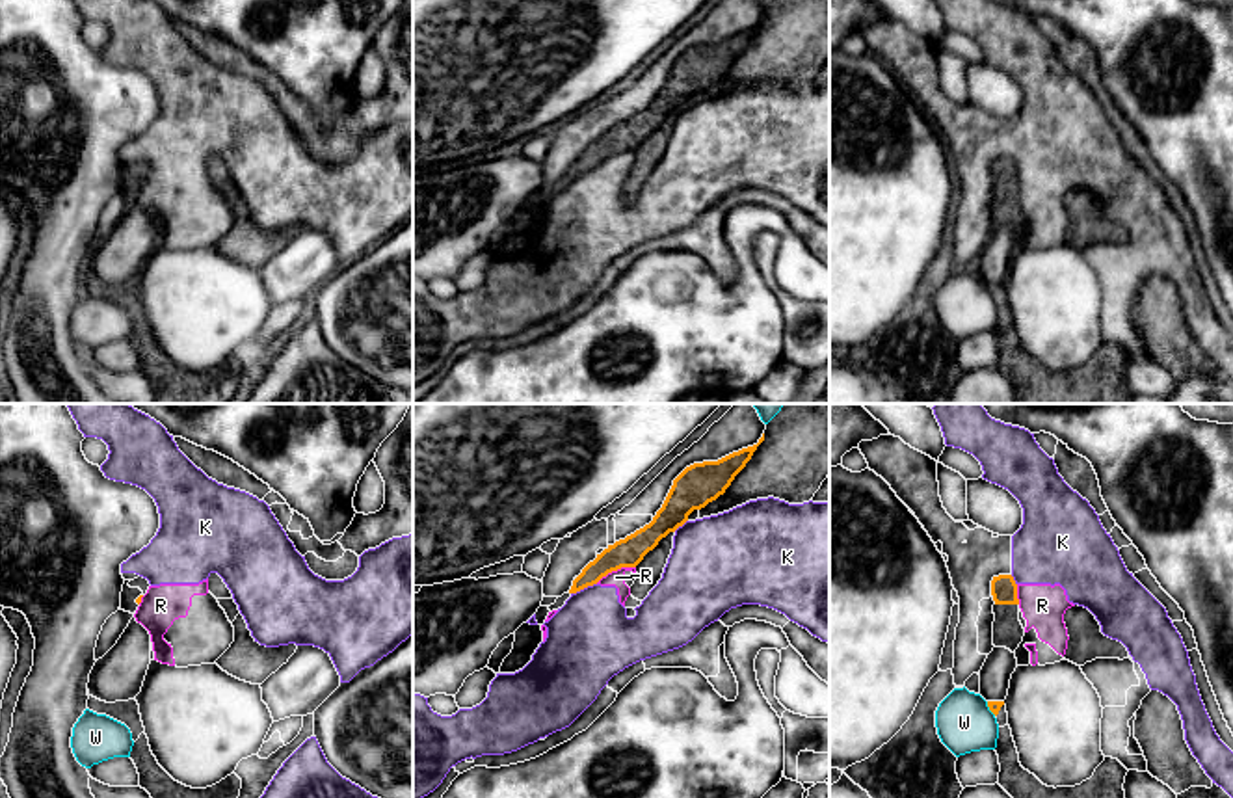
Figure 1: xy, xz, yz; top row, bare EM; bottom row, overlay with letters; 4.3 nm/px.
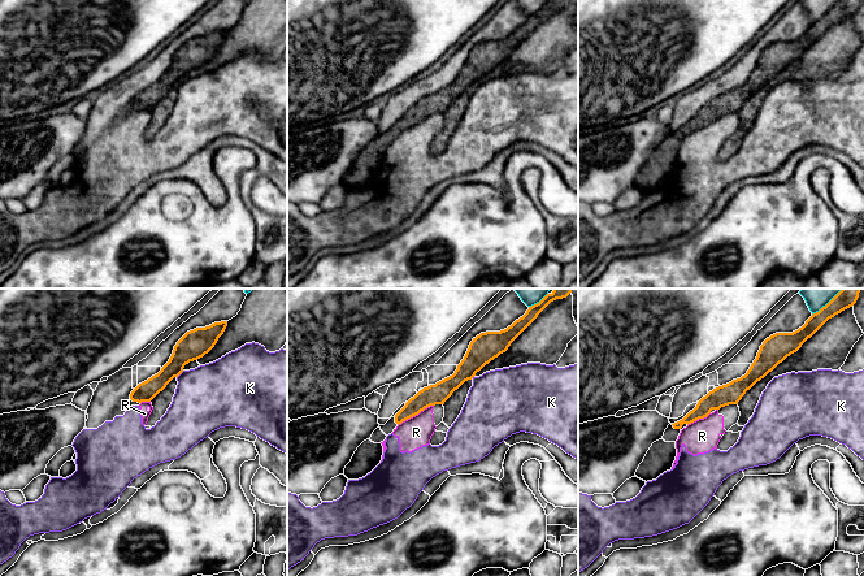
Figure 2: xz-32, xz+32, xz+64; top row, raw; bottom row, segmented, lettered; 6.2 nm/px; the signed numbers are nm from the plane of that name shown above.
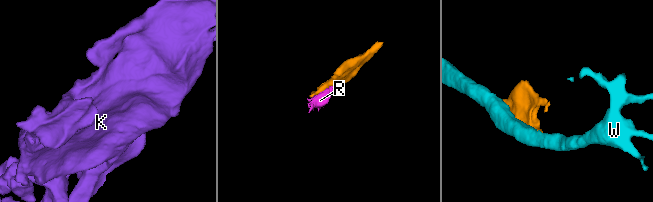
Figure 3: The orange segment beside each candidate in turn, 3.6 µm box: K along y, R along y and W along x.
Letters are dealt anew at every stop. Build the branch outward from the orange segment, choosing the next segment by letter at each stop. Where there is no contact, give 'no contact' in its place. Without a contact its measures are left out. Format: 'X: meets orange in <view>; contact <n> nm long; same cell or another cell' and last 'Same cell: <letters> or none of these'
K: meets orange in xz; contact 120 nm long; another cell
R: meets orange in xz; contact 190 nm long; another cell
W: meets orange in yz; contact 80 nm long; another cell
Same cell: none of these

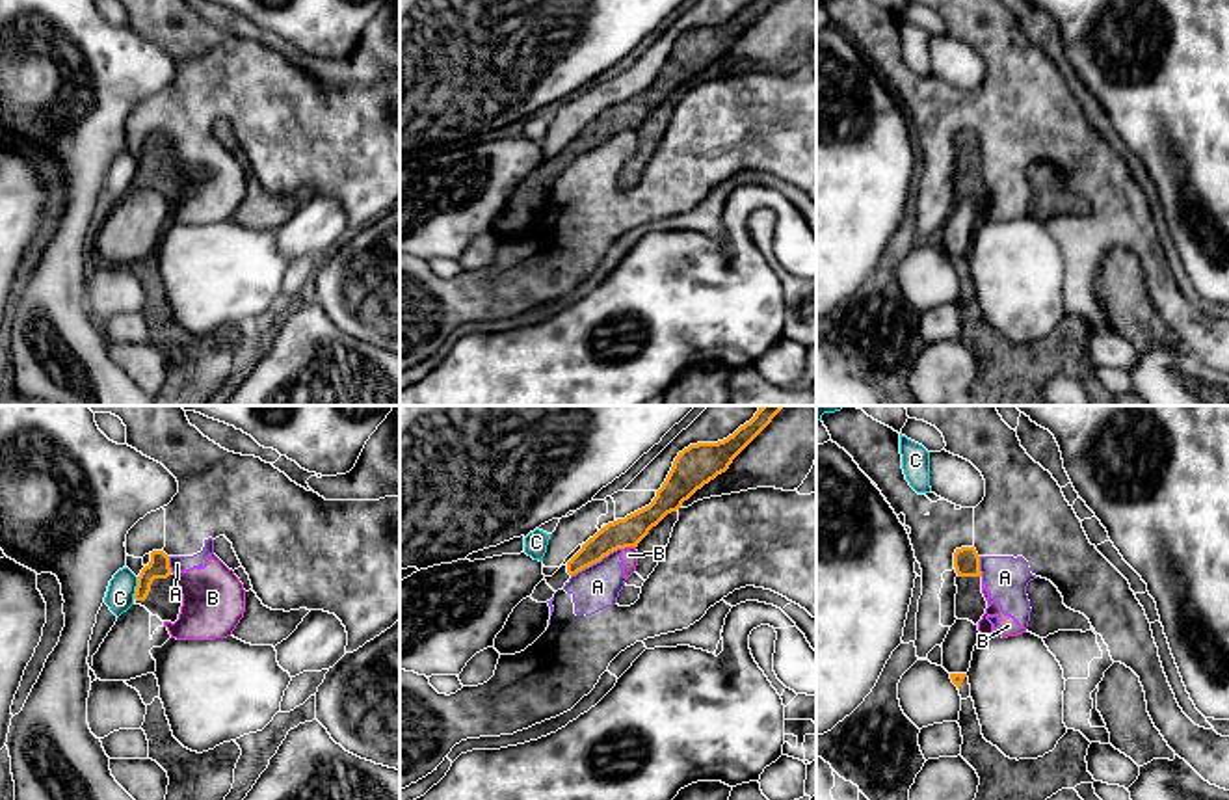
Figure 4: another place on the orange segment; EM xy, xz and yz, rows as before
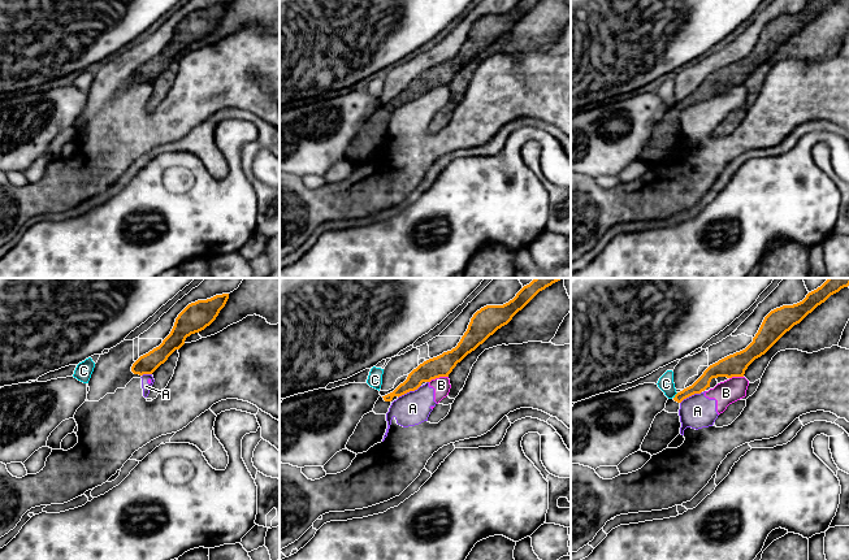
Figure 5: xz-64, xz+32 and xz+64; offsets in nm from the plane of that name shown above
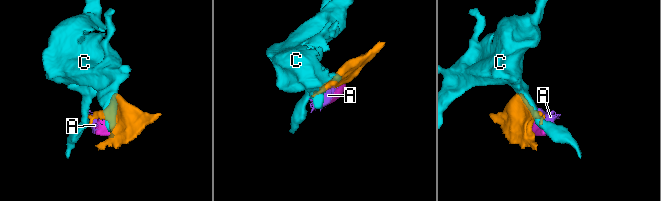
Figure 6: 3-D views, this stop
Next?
A: meets orange in xz; contact 260 nm long; another cell
B: meets orange in xz; contact 60 nm long; another cell
C: meets orange in xy; contact 100 nm long; another cell
Same cell: none of these

